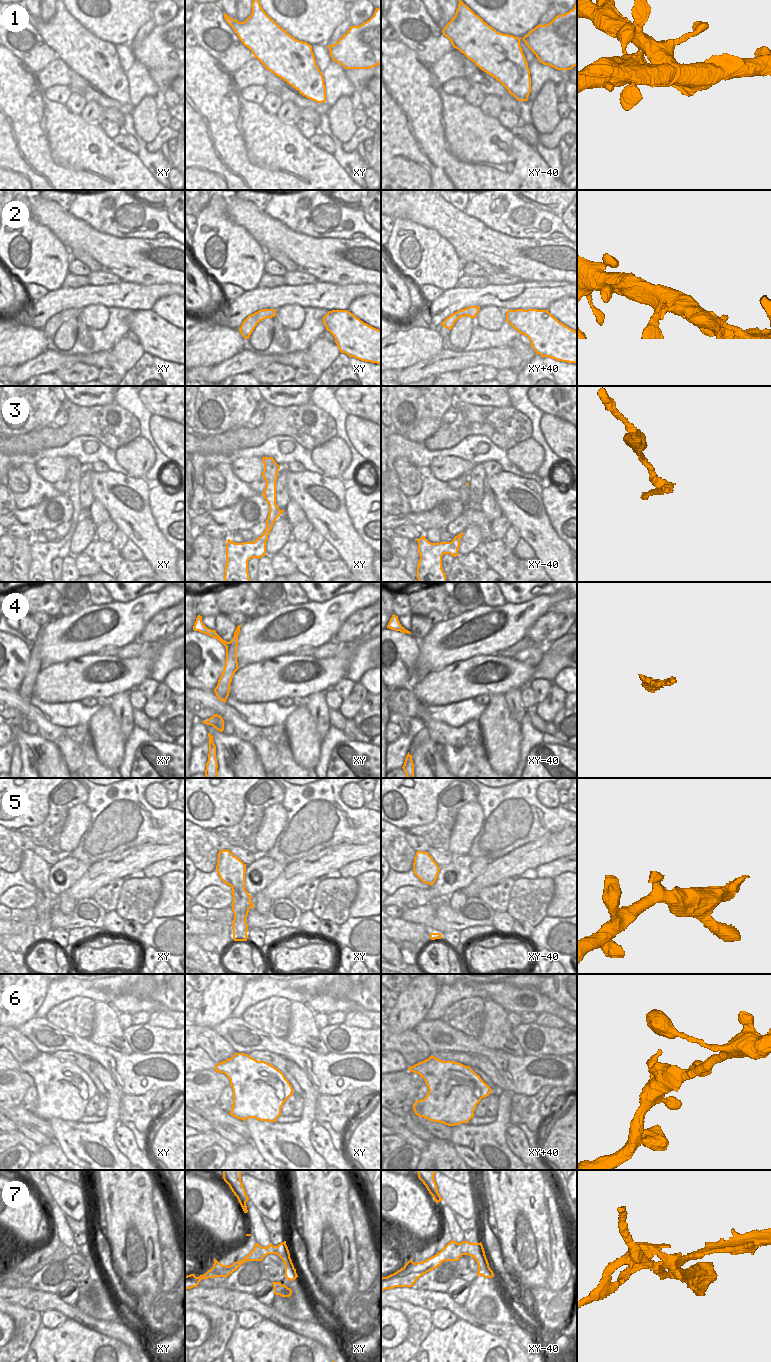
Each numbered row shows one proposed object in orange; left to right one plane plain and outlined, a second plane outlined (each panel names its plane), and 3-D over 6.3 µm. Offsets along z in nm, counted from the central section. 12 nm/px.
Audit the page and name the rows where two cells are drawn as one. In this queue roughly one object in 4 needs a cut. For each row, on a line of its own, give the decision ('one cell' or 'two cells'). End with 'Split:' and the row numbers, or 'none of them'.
1: two cells
2: one cell
3: one cell
4: one cell
5: one cell
6: one cell
7: two cells
Split: 1, 7

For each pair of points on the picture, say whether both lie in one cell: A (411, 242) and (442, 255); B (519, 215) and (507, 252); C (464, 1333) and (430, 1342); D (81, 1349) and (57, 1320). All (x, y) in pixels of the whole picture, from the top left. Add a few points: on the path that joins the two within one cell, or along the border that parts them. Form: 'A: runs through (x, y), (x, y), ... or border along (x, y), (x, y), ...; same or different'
A: runs through (419, 248), (423, 248), (430, 255), (434, 255); same
B: border along (490, 228), (514, 237), (531, 237), (535, 239); different
C: runs through (456, 1341), (438, 1342); same
D: border along (67, 1319), (54, 1328), (47, 1328), (41, 1323); different

